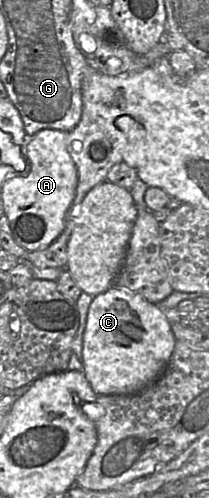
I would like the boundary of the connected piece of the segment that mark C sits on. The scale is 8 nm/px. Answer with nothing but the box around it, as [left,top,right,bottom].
[83,286,176,396]

